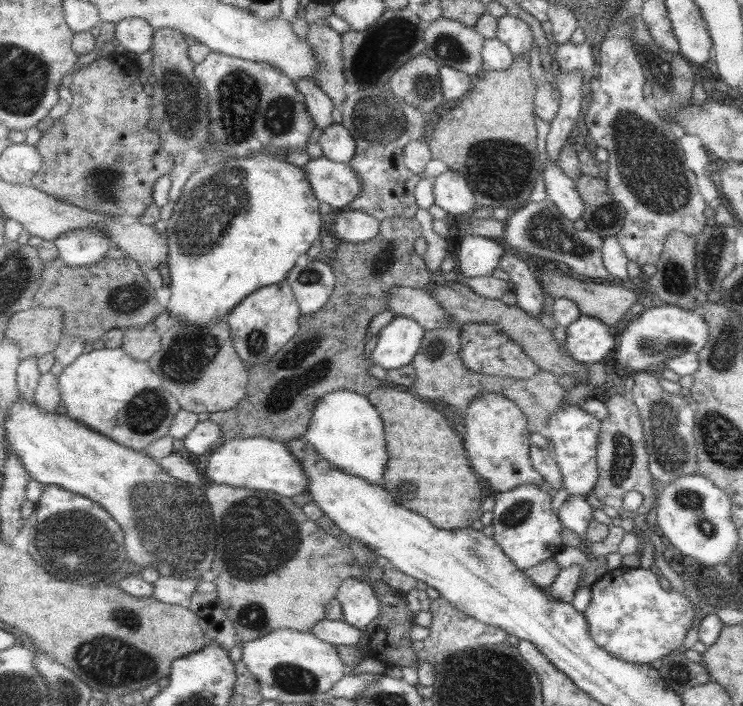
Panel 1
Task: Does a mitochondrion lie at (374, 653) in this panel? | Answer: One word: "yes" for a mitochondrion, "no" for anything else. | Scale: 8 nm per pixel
no

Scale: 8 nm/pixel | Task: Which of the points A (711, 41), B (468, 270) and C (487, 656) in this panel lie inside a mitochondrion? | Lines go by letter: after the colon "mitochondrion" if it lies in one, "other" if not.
A: other
B: other
C: mitochondrion

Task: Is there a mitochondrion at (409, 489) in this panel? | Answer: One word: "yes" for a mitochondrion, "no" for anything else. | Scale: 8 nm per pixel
yes

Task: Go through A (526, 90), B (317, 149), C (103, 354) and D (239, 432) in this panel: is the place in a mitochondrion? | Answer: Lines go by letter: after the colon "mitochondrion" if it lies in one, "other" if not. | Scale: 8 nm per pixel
A: other
B: other
C: other
D: other

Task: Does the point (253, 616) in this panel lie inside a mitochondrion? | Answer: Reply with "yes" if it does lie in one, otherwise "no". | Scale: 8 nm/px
yes

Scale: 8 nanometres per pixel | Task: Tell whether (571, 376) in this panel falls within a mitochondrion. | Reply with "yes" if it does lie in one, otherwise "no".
no

